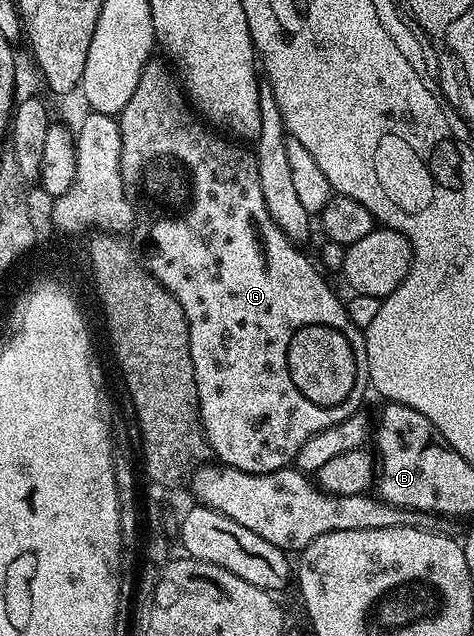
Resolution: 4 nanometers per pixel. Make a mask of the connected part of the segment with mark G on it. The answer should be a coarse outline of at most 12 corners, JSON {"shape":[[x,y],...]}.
{"shape":[[150,61],[120,111],[139,262],[225,467],[361,410],[364,332],[255,154]]}

